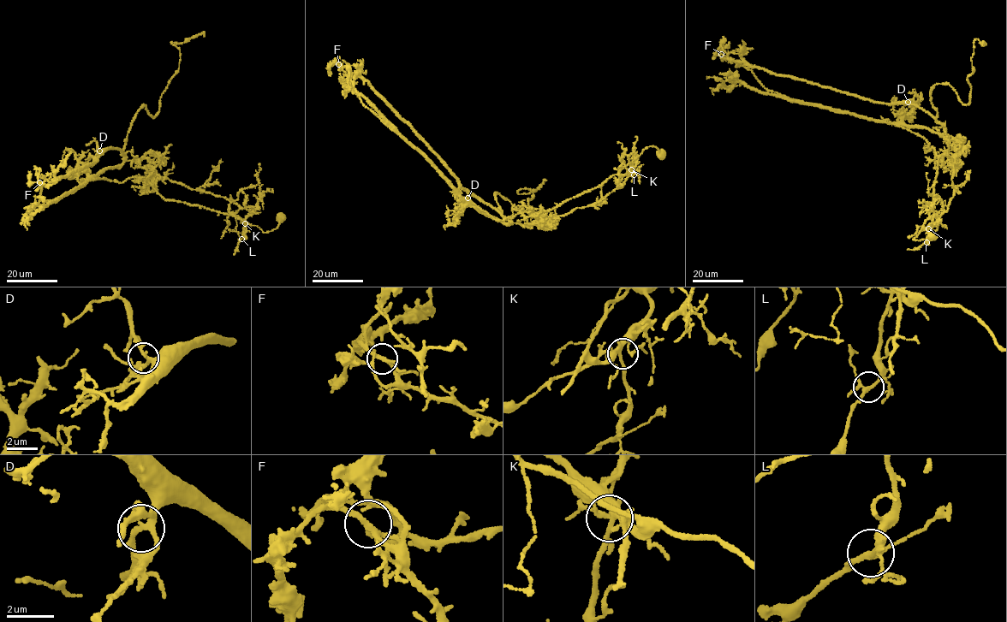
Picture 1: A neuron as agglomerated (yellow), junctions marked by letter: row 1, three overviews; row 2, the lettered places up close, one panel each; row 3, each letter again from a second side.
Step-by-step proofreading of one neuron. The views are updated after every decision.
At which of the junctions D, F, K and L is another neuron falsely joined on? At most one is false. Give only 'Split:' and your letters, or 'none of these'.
Split: F

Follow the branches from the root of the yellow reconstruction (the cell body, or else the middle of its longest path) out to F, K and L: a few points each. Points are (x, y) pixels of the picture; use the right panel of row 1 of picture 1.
F: (932, 235), (913, 239), (933, 204), (938, 158), (926, 140), (890, 122), (769, 91), (750, 70), (721, 54)
K: (932, 235), (935, 237), (913, 239), (922, 229), (928, 228)
L: (932, 235), (935, 237), (913, 239), (922, 229), (926, 228), (926, 242)

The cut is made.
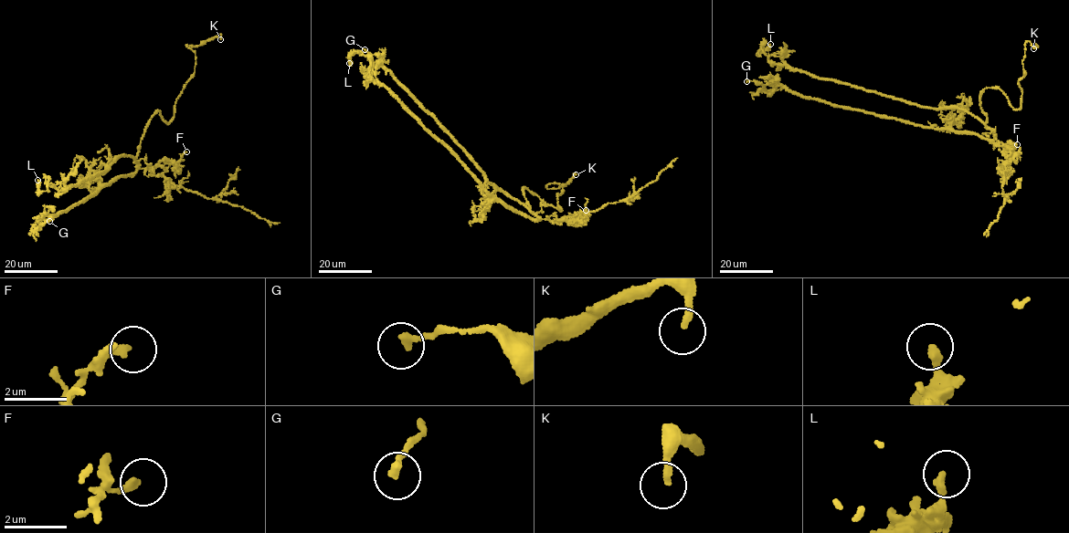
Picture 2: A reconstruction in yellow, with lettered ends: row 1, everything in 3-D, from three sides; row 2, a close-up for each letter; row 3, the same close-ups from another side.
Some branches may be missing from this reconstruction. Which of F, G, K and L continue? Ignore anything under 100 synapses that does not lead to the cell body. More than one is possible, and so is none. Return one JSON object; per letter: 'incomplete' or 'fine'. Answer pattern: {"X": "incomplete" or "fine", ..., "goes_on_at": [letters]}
{"F": "fine", "G": "fine", "K": "fine", "L": "fine", "goes_on_at": []}

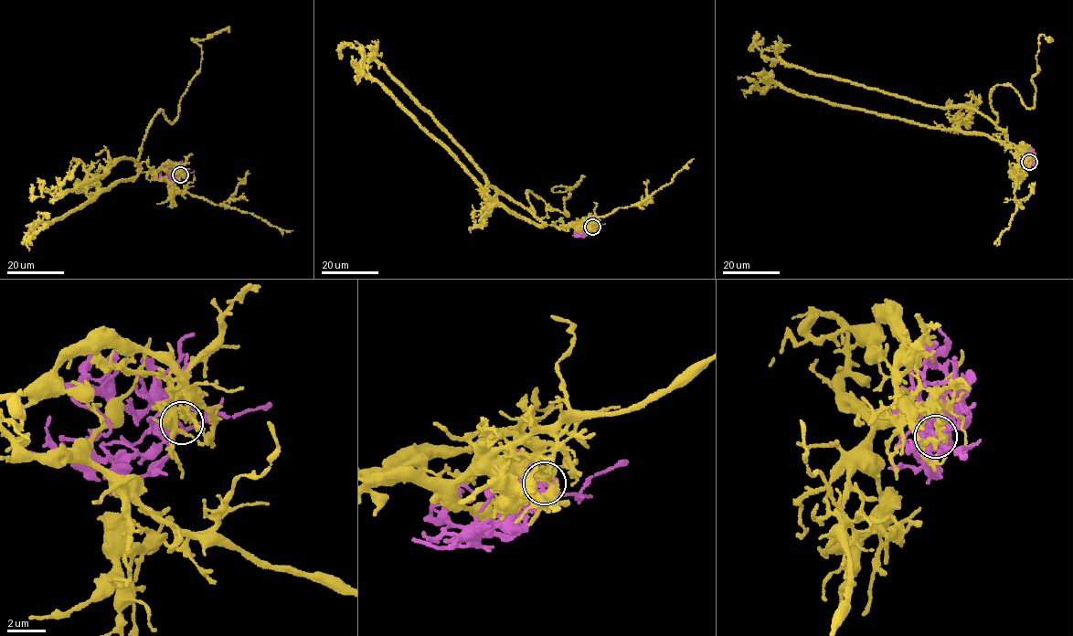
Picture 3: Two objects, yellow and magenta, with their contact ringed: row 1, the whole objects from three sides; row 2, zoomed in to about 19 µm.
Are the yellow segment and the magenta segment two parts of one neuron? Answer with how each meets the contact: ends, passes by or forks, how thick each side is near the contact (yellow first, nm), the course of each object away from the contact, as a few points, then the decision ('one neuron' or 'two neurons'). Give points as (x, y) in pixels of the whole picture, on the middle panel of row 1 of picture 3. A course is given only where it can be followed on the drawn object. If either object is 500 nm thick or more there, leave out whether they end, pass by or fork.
yellow passes by; magenta passes by; calibres 280 and 190 nm; course yellow (591, 227), (588, 220), (548, 225), (492, 186), (463, 148), (367, 47), (345, 43), (339, 57); course magenta (592, 227), (583, 234), (575, 231), (580, 229), (579, 227); two neurons

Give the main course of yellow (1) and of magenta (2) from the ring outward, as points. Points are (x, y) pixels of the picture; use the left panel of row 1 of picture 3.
1: (180, 174), (174, 164), (142, 172), (122, 158), (103, 176), (59, 196), (44, 188), (33, 196), (31, 185)
2: (180, 174), (175, 171), (164, 170), (168, 175)

